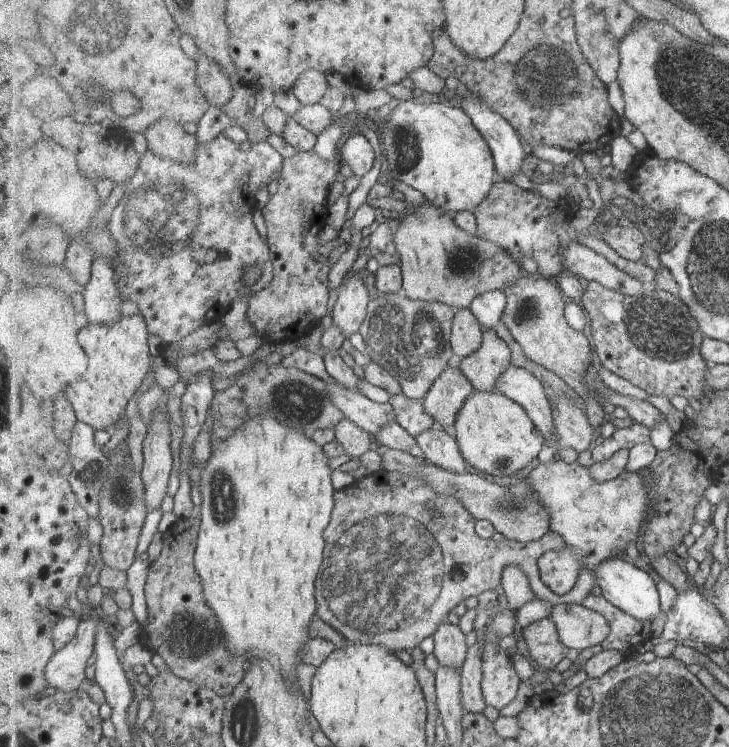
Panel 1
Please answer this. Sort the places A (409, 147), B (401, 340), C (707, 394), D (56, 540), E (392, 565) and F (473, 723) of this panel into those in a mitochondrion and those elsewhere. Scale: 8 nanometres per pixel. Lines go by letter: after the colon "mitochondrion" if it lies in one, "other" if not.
A: mitochondrion
B: mitochondrion
C: other
D: other
E: mitochondrion
F: other

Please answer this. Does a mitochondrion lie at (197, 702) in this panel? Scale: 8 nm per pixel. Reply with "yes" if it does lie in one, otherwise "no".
no

